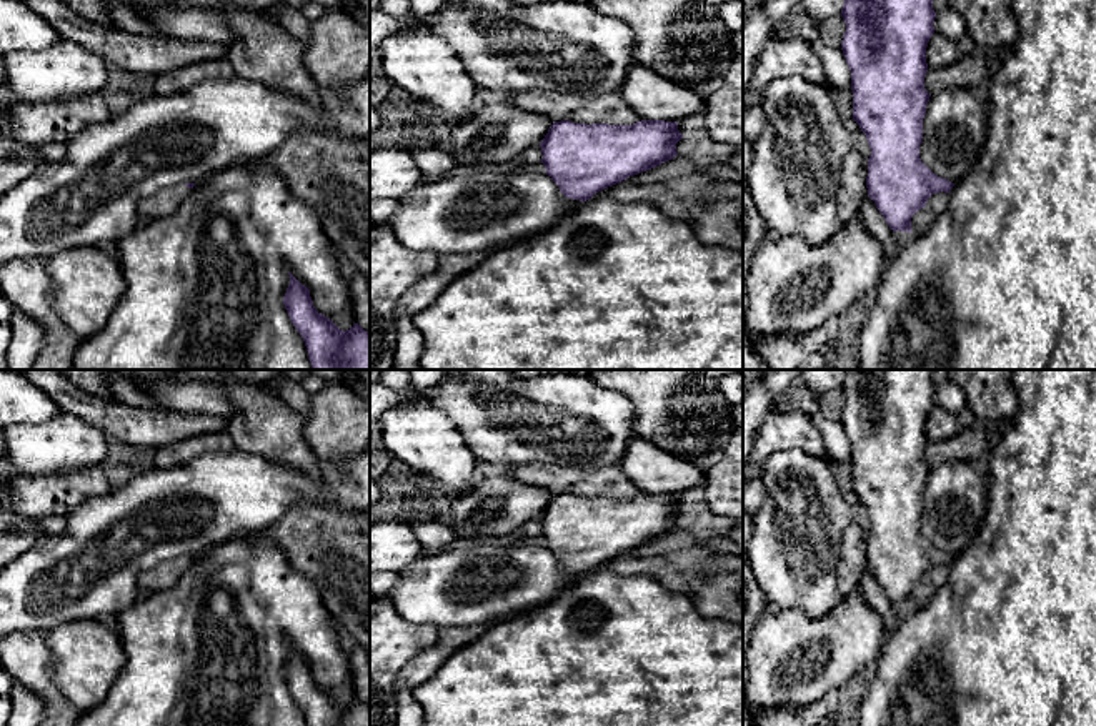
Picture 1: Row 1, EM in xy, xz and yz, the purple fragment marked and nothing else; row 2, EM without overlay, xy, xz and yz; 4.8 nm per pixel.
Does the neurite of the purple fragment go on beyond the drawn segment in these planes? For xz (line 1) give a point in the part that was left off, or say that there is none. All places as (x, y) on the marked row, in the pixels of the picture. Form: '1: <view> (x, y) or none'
1: none

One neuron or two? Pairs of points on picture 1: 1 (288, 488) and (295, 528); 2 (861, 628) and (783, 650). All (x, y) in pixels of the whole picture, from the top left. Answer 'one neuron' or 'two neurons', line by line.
1: two neurons
2: one neuron

